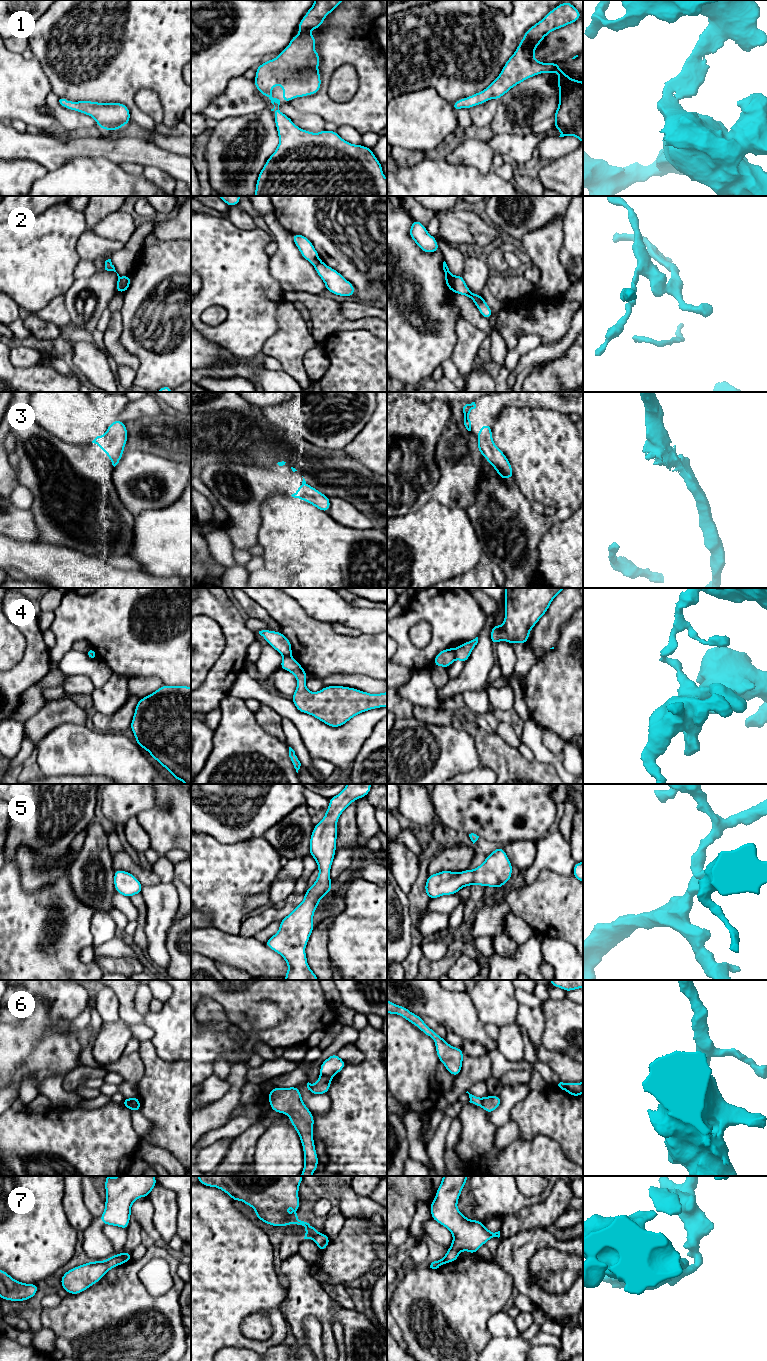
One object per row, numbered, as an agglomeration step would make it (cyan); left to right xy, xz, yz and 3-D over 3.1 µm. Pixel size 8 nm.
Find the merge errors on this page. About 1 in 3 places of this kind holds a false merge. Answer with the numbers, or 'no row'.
2, 4, 6, 7

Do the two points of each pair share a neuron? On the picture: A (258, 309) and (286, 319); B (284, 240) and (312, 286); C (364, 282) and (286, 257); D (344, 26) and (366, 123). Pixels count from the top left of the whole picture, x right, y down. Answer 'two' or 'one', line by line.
A: two
B: one
C: two
D: one

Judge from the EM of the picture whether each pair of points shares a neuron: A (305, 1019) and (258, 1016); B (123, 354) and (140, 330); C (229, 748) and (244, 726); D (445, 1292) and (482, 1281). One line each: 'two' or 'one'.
A: two
B: two
C: one
D: one

